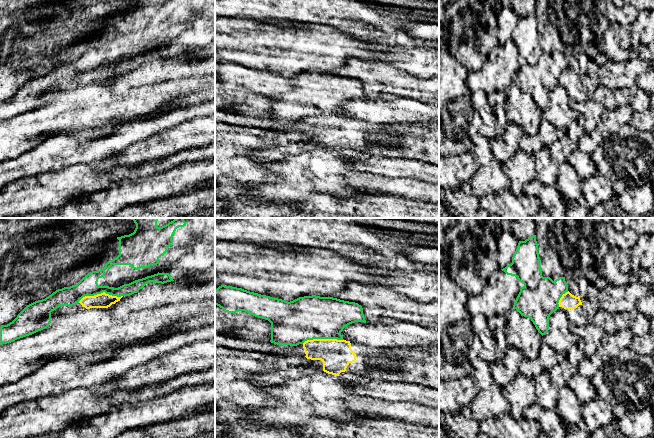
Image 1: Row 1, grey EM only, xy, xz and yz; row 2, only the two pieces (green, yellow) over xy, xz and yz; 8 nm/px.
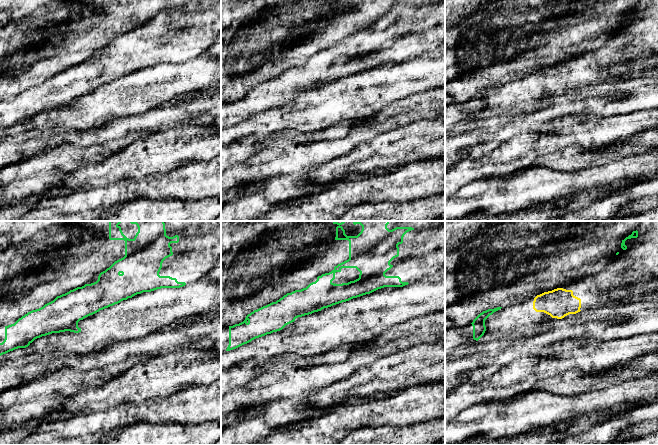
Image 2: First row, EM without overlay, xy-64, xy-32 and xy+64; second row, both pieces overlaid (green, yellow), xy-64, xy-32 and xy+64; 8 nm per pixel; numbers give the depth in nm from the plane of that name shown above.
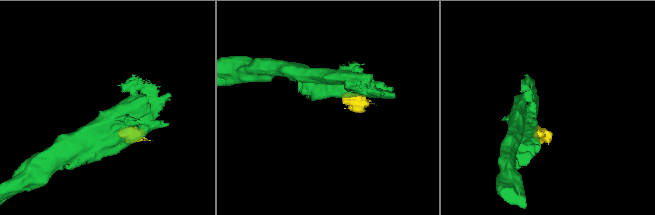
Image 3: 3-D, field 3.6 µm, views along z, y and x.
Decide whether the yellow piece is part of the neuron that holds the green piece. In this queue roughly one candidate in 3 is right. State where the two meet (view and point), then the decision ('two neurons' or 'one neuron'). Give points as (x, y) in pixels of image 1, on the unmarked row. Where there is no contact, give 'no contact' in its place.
xy (100, 69) | two neurons

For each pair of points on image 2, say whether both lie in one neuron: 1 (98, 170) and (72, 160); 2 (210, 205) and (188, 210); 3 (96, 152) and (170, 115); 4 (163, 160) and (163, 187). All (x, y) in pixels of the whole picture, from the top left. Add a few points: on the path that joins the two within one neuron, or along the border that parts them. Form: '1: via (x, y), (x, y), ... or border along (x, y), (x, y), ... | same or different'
1: border along (105, 157), (61, 172) | different
2: via (205, 210), (193, 210) | same
3: border along (102, 144), (78, 145) | different
4: border along (185, 164), (164, 173), (148, 175), (140, 179) | different

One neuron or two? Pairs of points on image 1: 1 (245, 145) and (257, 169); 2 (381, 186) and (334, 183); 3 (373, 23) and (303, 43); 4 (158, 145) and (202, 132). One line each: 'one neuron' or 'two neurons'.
1: one neuron
2: two neurons
3: two neurons
4: one neuron

